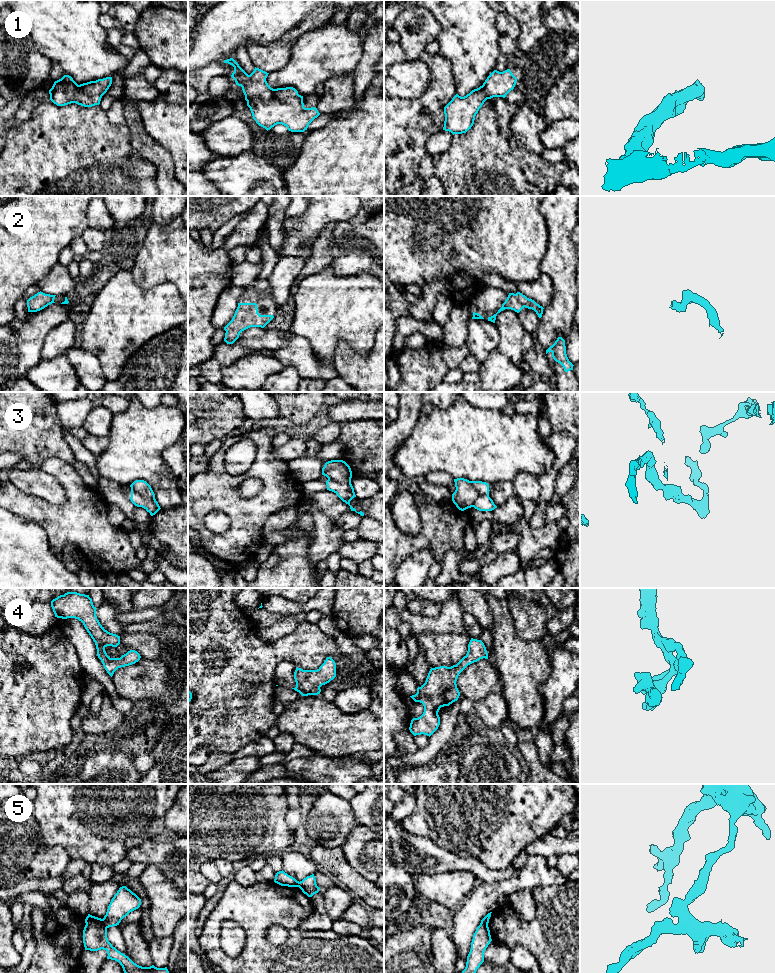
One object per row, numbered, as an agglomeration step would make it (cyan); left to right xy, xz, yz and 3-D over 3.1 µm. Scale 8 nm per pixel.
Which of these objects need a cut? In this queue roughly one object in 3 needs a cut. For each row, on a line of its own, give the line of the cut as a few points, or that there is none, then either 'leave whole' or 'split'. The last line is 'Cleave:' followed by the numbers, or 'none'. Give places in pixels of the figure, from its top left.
1: no cut | leave whole
2: no cut | leave whole
3: xy (131, 488), (145, 498), (154, 498) | split
4: no cut | leave whole
5: xy (102, 919), (106, 928) | split
Cleave: 3, 5

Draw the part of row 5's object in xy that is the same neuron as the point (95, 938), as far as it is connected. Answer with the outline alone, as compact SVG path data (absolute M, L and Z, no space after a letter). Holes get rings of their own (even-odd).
M88 914L85 919L83 930L83 943L85 950L98 951L106 950L107 959L115 960L120 963L124 973L169 973L167 967L157 968L154 965L142 967L134 963L128 956L118 951L107 938L107 928L103 919Z

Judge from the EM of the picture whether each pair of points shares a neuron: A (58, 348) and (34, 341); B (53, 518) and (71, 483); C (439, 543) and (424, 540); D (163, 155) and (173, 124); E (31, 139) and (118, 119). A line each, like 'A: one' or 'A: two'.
A: two
B: one
C: one
D: two
E: two

